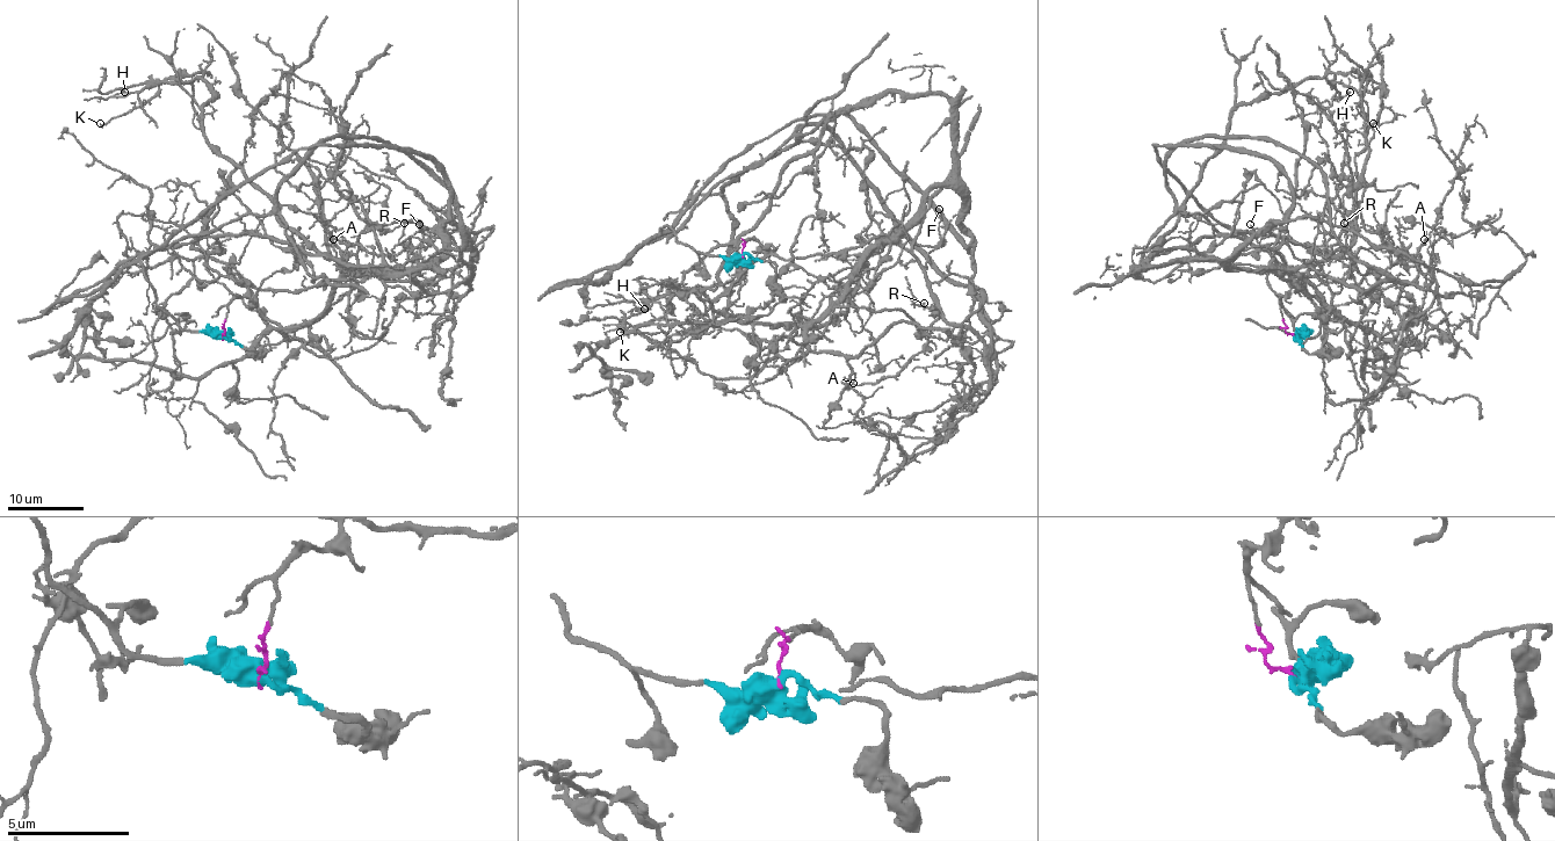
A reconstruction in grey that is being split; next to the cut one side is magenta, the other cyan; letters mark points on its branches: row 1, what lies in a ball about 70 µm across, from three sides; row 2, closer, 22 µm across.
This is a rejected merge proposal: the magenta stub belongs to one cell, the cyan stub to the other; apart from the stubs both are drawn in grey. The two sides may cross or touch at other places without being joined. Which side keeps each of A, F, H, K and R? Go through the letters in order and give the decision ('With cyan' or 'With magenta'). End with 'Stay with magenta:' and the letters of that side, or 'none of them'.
A: With magenta
F: With magenta
H: With cyan
K: With cyan
R: With magenta
Stay with magenta: A, F, R

